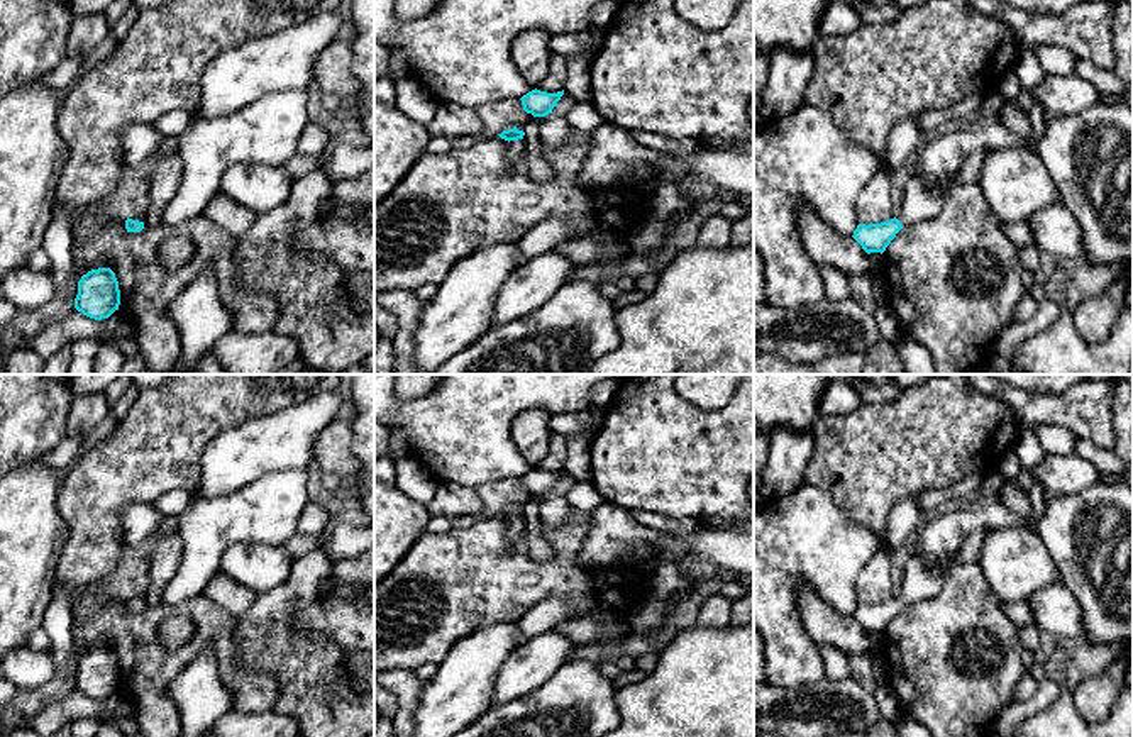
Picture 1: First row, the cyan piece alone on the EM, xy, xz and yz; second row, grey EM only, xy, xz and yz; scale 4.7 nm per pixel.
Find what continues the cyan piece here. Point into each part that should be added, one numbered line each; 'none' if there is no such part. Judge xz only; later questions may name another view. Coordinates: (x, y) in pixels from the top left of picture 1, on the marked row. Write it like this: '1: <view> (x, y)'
1: xz (517, 148)

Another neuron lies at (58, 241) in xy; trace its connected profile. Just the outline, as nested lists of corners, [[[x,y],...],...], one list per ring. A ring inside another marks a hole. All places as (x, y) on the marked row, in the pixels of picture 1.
[[[54,198],[51,203],[51,220],[42,236],[41,247],[51,259],[56,291],[76,298],[78,285],[69,283],[73,268],[73,224],[68,210]]]

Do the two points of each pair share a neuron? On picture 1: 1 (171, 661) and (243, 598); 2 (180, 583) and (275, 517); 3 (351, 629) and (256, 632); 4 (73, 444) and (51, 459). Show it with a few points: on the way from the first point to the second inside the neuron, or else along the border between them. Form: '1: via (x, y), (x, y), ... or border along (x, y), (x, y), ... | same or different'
1: border along (202, 593), (237, 617) | different
2: via (202, 556), (205, 541), (227, 519), (248, 517) | same
3: border along (297, 600), (290, 622), (336, 644) | different
4: via (68, 449), (56, 459) | same

